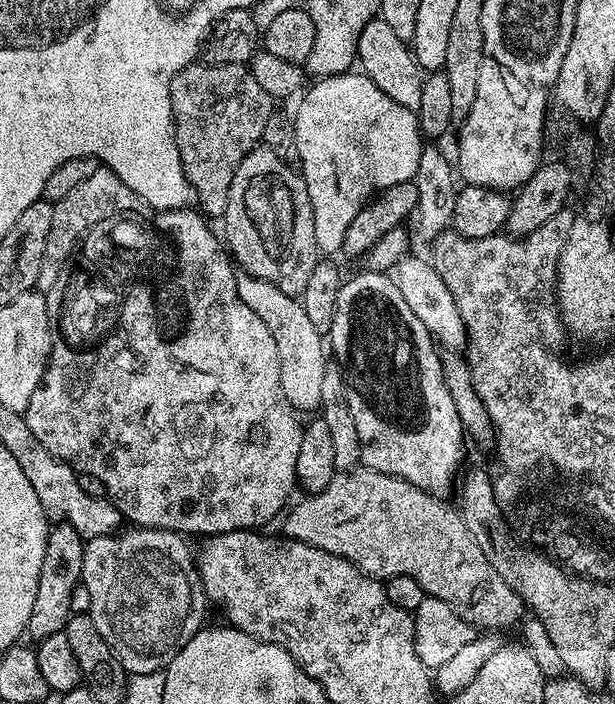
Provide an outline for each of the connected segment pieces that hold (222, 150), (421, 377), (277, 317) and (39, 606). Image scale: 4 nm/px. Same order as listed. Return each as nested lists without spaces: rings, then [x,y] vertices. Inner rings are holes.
[[[188,64],[170,82],[170,98],[172,99],[172,117],[176,123],[176,141],[182,158],[182,166],[186,178],[192,187],[192,194],[199,211],[205,217],[223,217],[226,202],[230,202],[230,182],[234,182],[234,174],[238,166],[242,166],[242,158],[250,154],[264,139],[266,122],[274,115],[274,101],[258,82],[254,82],[254,74],[242,64]]]
[[[361,271],[360,276],[356,276],[353,280],[345,279],[340,285],[340,293],[338,294],[338,306],[334,310],[334,322],[332,323],[332,330],[330,333],[330,352],[334,355],[335,363],[340,365],[340,373],[344,379],[344,385],[346,386],[346,402],[350,402],[350,415],[354,417],[354,426],[358,426],[358,442],[360,443],[360,464],[365,468],[371,468],[374,472],[381,472],[387,476],[397,476],[402,478],[406,482],[410,482],[414,486],[419,488],[425,488],[432,496],[437,498],[447,497],[447,492],[451,490],[452,483],[457,483],[458,474],[456,471],[460,468],[460,463],[464,460],[464,440],[466,444],[466,433],[464,431],[464,424],[458,418],[458,409],[454,407],[454,398],[450,398],[450,390],[446,390],[446,378],[442,374],[442,362],[440,361],[440,352],[438,351],[437,341],[426,330],[426,326],[422,326],[422,318],[418,318],[418,314],[414,314],[414,310],[410,310],[410,306],[406,303],[406,298],[402,298],[402,294],[398,291],[398,286],[392,281],[391,275],[382,272],[366,272]]]
[[[247,274],[237,275],[236,297],[266,322],[266,330],[270,330],[274,346],[278,346],[278,366],[282,370],[282,394],[286,394],[286,402],[290,402],[297,413],[315,413],[322,402],[326,340],[321,332],[314,330],[303,303],[290,294],[282,294],[278,286],[270,286],[270,282]]]
[[[56,524],[49,531],[46,554],[42,554],[42,574],[38,574],[38,594],[34,594],[34,610],[30,610],[27,635],[39,642],[50,638],[50,634],[64,631],[68,625],[70,598],[74,588],[82,583],[82,558],[84,557],[84,537],[69,524]]]

